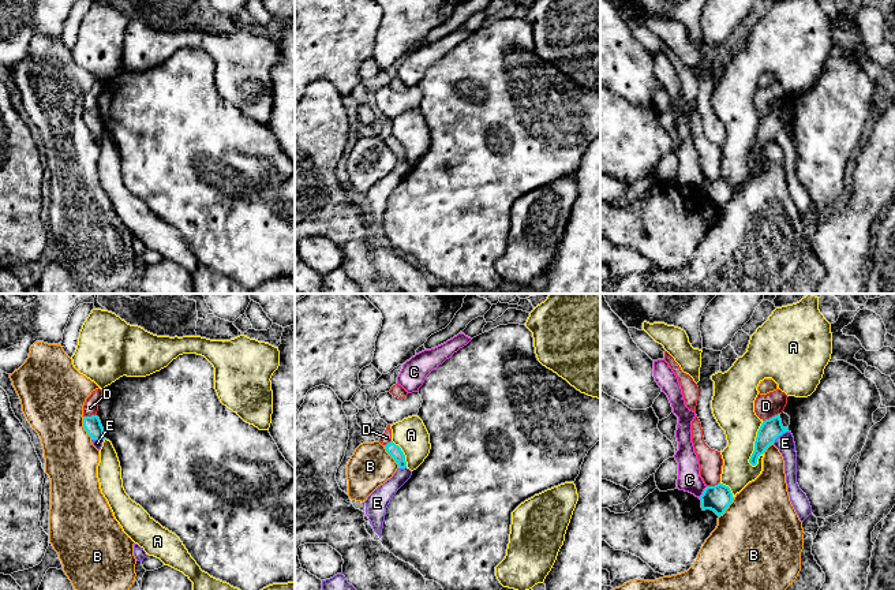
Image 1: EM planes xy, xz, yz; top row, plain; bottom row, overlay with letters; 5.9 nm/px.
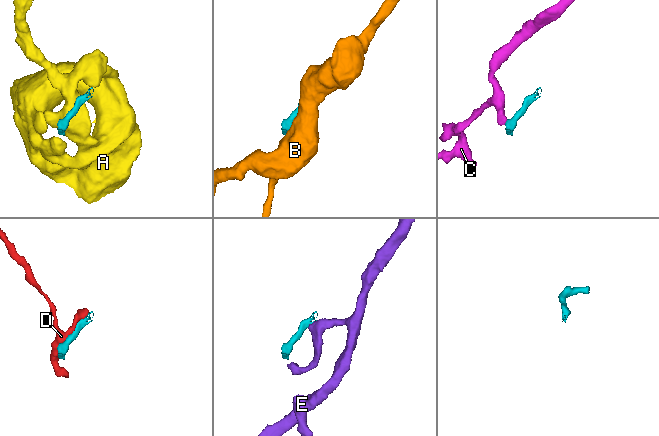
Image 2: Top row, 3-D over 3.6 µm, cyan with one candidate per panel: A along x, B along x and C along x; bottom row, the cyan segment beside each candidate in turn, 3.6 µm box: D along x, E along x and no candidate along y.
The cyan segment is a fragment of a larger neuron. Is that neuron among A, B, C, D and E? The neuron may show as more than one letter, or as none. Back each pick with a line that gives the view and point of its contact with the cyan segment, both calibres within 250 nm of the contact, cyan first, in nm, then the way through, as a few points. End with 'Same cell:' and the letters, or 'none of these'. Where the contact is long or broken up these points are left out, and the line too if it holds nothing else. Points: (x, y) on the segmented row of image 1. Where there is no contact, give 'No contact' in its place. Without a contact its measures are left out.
Same cell: none of these

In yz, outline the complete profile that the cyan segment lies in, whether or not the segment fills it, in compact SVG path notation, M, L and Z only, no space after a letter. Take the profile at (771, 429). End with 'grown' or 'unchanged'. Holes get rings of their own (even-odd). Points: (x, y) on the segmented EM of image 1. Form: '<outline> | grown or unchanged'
M784 412L763 421L754 441L754 451L749 459L749 463L752 466L757 464L759 456L763 455L765 449L771 444L774 444L779 436L789 432L789 425L790 425L790 417Z | grown

